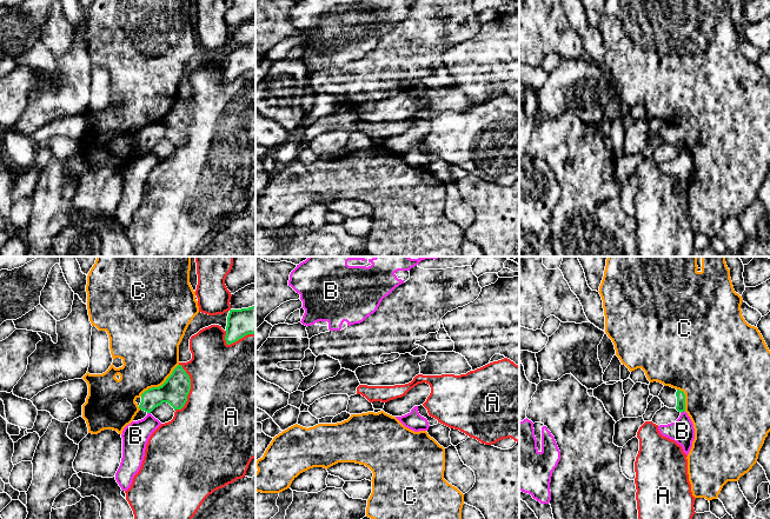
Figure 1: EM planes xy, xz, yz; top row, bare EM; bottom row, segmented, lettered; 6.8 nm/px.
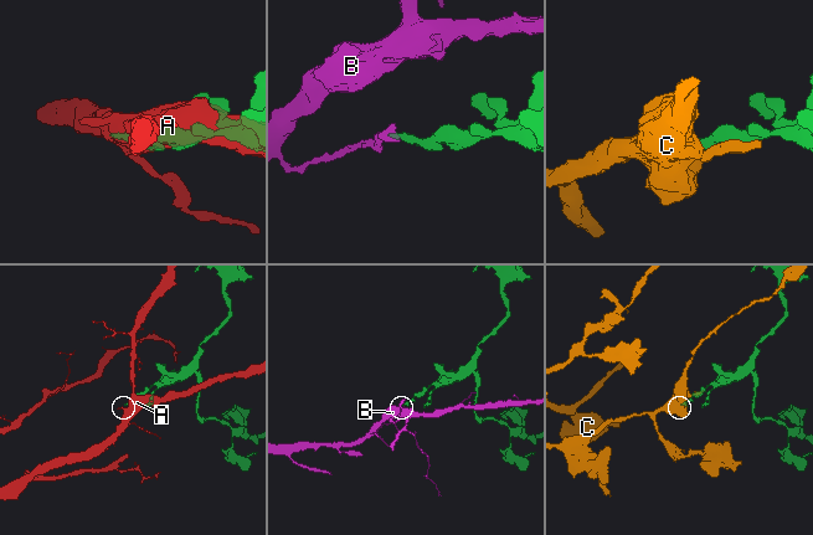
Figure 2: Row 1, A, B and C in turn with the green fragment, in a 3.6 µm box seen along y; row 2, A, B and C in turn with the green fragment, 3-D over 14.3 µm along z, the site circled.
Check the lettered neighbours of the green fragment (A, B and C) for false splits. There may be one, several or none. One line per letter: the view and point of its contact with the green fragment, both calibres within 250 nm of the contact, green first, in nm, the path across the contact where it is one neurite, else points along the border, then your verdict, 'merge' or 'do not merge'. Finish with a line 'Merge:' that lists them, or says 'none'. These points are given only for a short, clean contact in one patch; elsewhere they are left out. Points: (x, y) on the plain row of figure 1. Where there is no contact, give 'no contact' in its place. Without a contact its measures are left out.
A: xy (190, 125) | 190/500 nm | do not merge
B: yz (682, 147) | 60/170 nm | along yz (684, 147), (681, 150) | do not merge
C: xy (161, 121) | 190/400 nm | do not merge
Merge: none

